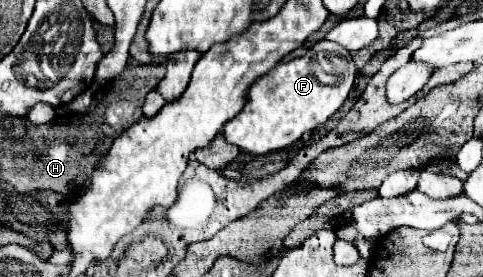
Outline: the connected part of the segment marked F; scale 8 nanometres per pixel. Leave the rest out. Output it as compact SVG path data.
M320 40L304 56L280 62L268 76L262 76L250 88L244 110L224 126L224 136L230 144L256 156L284 150L298 142L304 132L318 130L346 102L354 78L356 66L350 52L336 42Z

